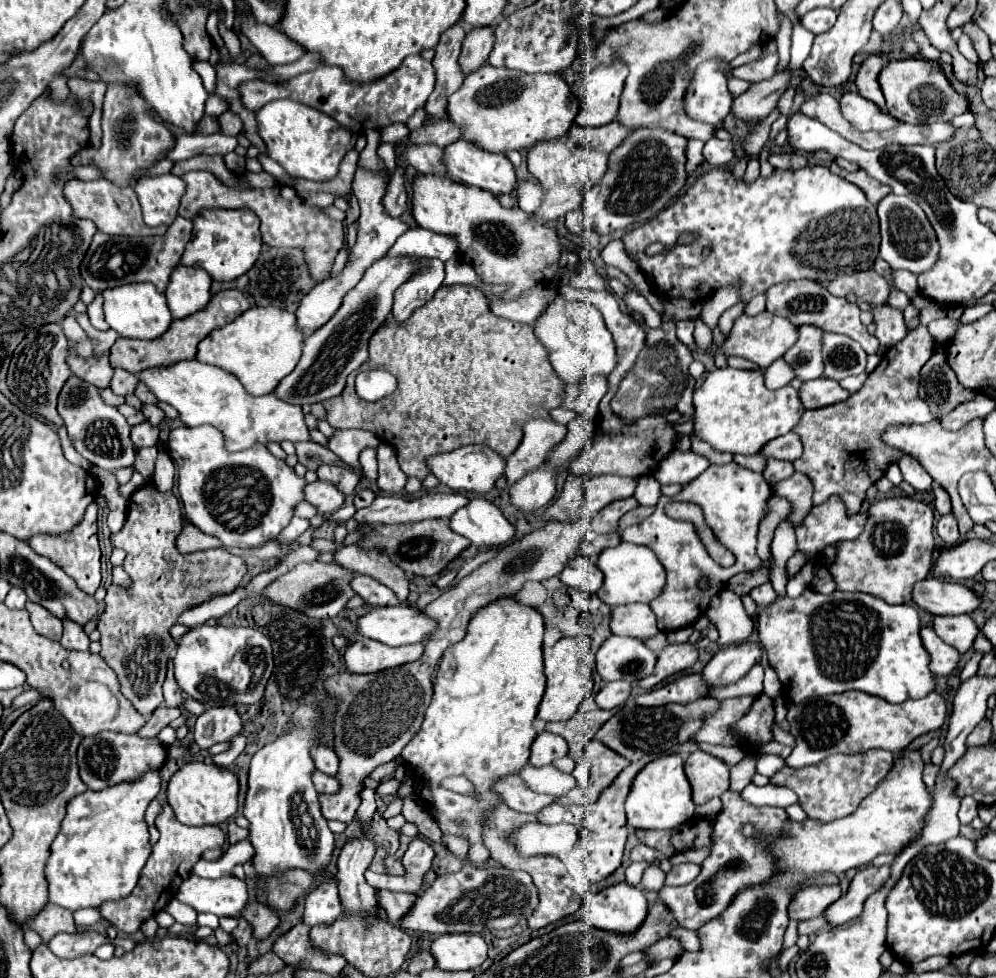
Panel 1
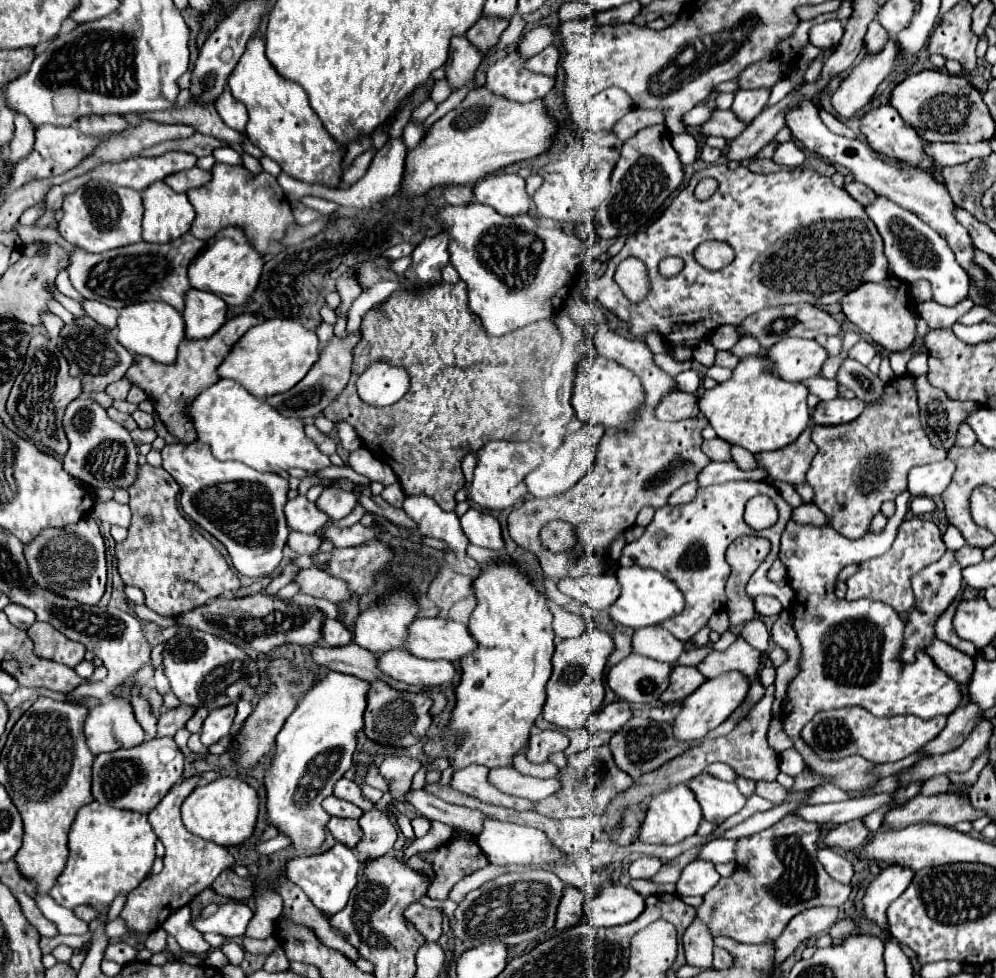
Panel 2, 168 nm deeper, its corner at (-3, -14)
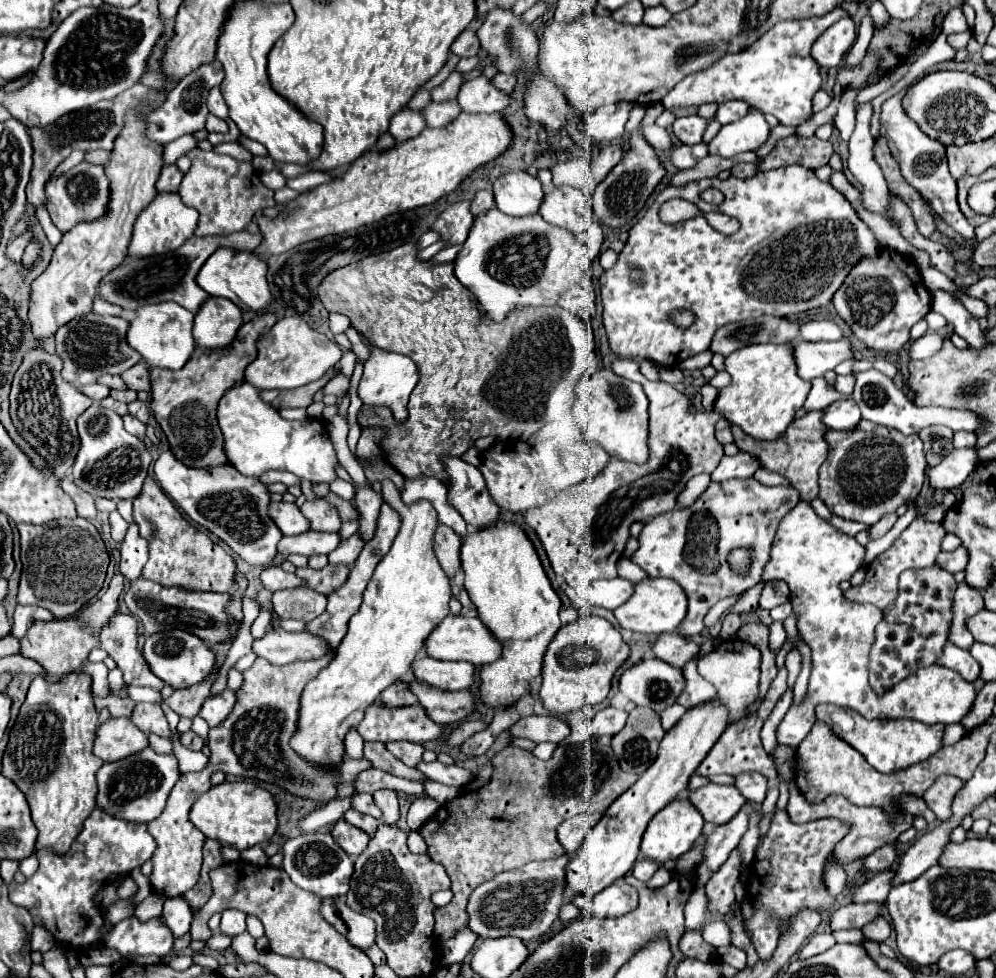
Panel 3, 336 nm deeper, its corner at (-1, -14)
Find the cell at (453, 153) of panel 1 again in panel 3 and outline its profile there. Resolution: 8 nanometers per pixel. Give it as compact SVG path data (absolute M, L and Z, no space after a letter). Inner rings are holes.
M509 172L495 180L493 198L497 208L507 216L529 216L539 210L543 188L527 172Z

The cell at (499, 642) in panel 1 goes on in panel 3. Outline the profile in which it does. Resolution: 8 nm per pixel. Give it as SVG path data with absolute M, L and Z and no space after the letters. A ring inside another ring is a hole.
M499 520L487 530L469 532L461 548L461 566L465 570L465 590L477 606L479 620L503 646L503 654L479 668L479 696L491 708L509 708L531 692L531 682L543 672L547 644L561 628L561 600L551 588L539 556L521 528Z

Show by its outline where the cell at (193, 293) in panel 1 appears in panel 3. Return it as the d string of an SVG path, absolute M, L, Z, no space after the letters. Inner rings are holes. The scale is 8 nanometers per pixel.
M207 298L195 314L193 338L201 348L223 348L241 326L241 310L227 298Z

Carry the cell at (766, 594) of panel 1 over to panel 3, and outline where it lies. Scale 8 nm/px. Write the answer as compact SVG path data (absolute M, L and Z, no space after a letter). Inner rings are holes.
M773 580L769 582L763 592L761 592L761 600L759 600L759 606L763 610L771 610L783 602L789 600L789 590L787 590L787 584L783 580Z

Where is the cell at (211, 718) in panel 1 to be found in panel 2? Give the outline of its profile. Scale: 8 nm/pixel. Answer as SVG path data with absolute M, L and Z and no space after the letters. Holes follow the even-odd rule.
M235 704L233 706L221 706L221 710L211 710L209 716L203 722L201 730L201 742L207 748L209 744L225 738L233 726L235 718Z

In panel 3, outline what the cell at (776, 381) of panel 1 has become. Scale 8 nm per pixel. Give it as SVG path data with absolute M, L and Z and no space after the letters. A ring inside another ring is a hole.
M815 378L813 388L807 396L805 408L807 410L825 410L829 404L833 404L839 398L841 398L841 394L835 390L833 384L829 384L825 378Z

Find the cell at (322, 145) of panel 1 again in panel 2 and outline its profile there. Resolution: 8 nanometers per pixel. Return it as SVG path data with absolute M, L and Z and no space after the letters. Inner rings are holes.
M255 36L247 42L247 50L231 72L227 86L233 98L245 104L249 114L245 132L249 140L263 150L265 156L273 158L283 168L283 172L301 182L325 184L333 188L337 186L343 150L325 130L315 110L309 106L305 90L295 82L279 76L277 70L271 66L265 56L263 36Z

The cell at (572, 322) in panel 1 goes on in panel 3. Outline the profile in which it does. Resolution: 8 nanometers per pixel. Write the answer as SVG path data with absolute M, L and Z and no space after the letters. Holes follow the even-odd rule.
M599 368L583 376L575 386L573 418L587 442L599 444L607 454L615 454L629 462L647 462L647 406L649 400L643 386L615 376L609 368Z

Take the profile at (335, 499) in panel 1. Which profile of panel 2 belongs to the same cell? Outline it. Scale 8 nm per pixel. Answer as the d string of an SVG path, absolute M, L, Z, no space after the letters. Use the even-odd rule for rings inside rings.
M305 496L287 500L283 512L287 518L287 526L303 534L315 534L329 522L329 518L321 510L317 510L317 506Z

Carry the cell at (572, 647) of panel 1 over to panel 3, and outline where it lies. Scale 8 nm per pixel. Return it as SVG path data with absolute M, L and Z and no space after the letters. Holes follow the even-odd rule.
M589 614L563 626L551 640L543 660L543 684L539 690L543 708L551 716L565 716L587 704L603 702L609 694L617 668L623 666L627 656L629 646L605 618Z

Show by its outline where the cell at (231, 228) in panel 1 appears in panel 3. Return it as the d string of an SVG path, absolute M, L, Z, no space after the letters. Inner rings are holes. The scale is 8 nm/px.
M219 248L215 254L207 258L207 262L201 266L197 274L197 284L209 294L209 296L221 296L229 298L235 306L241 310L263 310L267 302L271 300L271 292L267 286L267 264L253 252L239 252L231 248Z

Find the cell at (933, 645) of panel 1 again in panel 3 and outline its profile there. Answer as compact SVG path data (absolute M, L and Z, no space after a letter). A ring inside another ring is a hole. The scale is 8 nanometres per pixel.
M951 642L945 644L943 654L937 658L939 666L945 668L953 668L955 672L959 672L967 682L973 682L979 676L979 664L975 662L975 658L971 656L969 650L963 650Z

